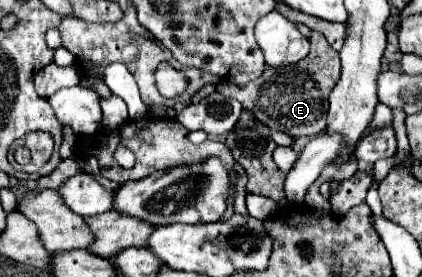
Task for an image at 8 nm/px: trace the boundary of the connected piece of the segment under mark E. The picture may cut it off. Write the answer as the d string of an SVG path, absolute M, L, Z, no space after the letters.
M313 32L309 42L309 58L293 66L293 70L273 70L267 66L261 78L245 86L235 86L233 82L221 80L217 84L217 90L225 96L237 98L243 104L243 108L251 110L255 118L267 124L271 130L283 130L291 136L317 136L325 132L329 94L341 76L341 62L339 54L329 46L321 32Z

